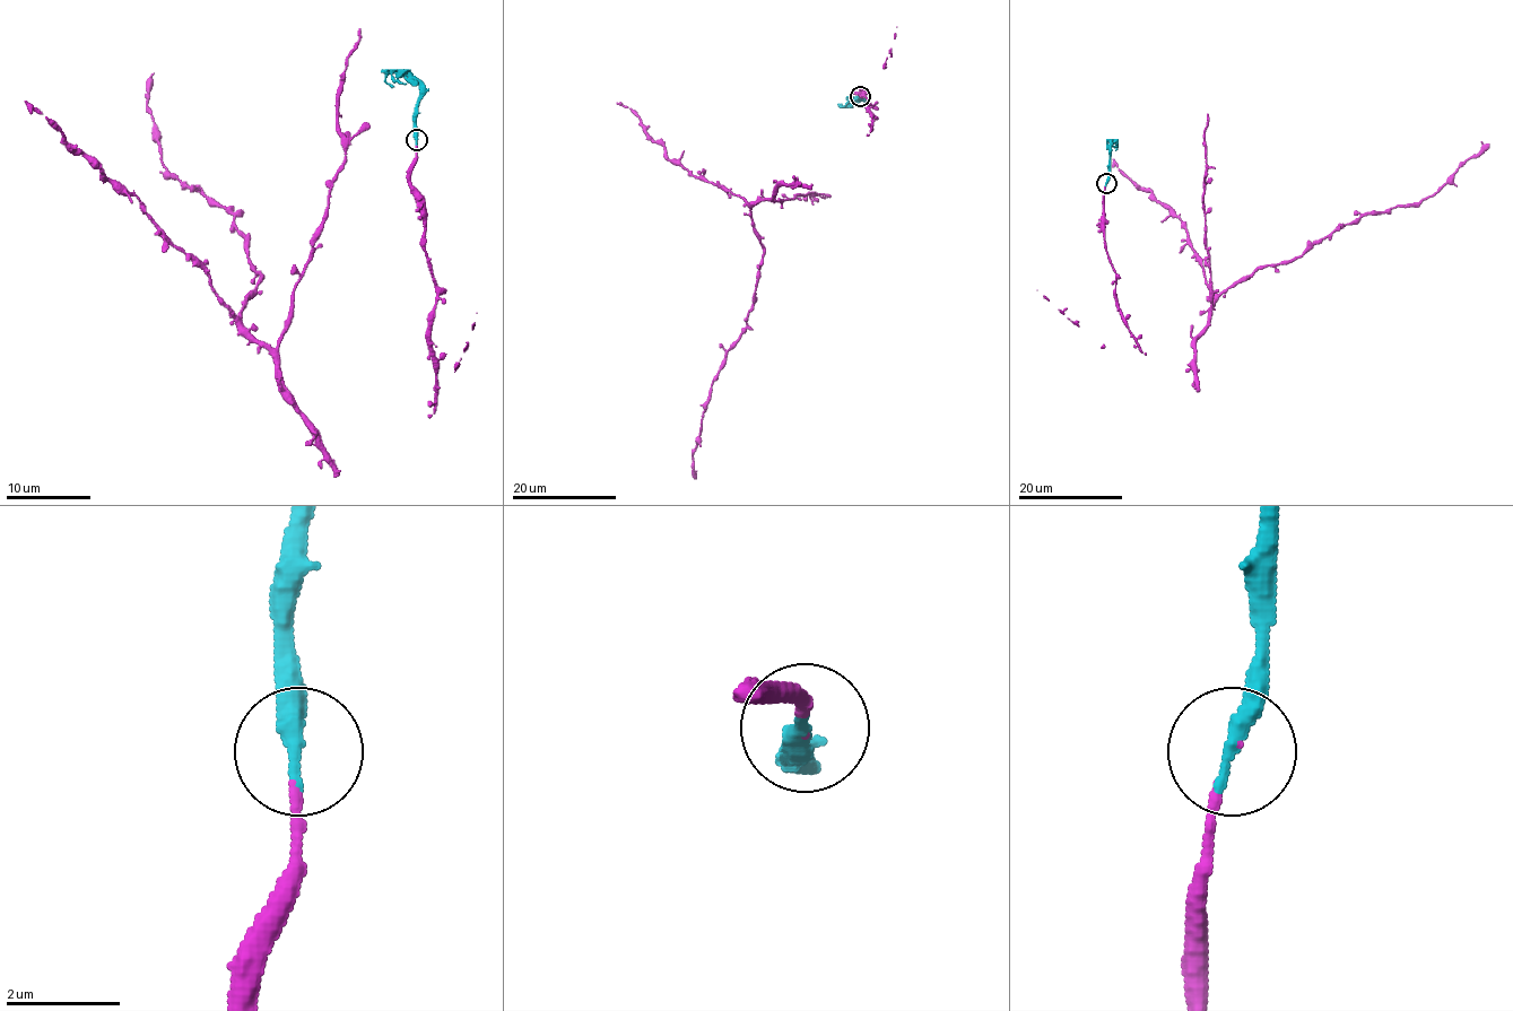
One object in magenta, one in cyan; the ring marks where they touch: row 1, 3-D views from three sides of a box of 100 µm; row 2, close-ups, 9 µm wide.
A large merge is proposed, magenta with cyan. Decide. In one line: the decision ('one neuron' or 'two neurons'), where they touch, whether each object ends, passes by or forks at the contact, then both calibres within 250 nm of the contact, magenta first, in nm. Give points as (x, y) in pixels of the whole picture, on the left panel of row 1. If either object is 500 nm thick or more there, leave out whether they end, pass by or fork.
one neuron; at (417, 140); magenta ends there; cyan ends there; 70 nm thick on the magenta side, 400 nm on the other

